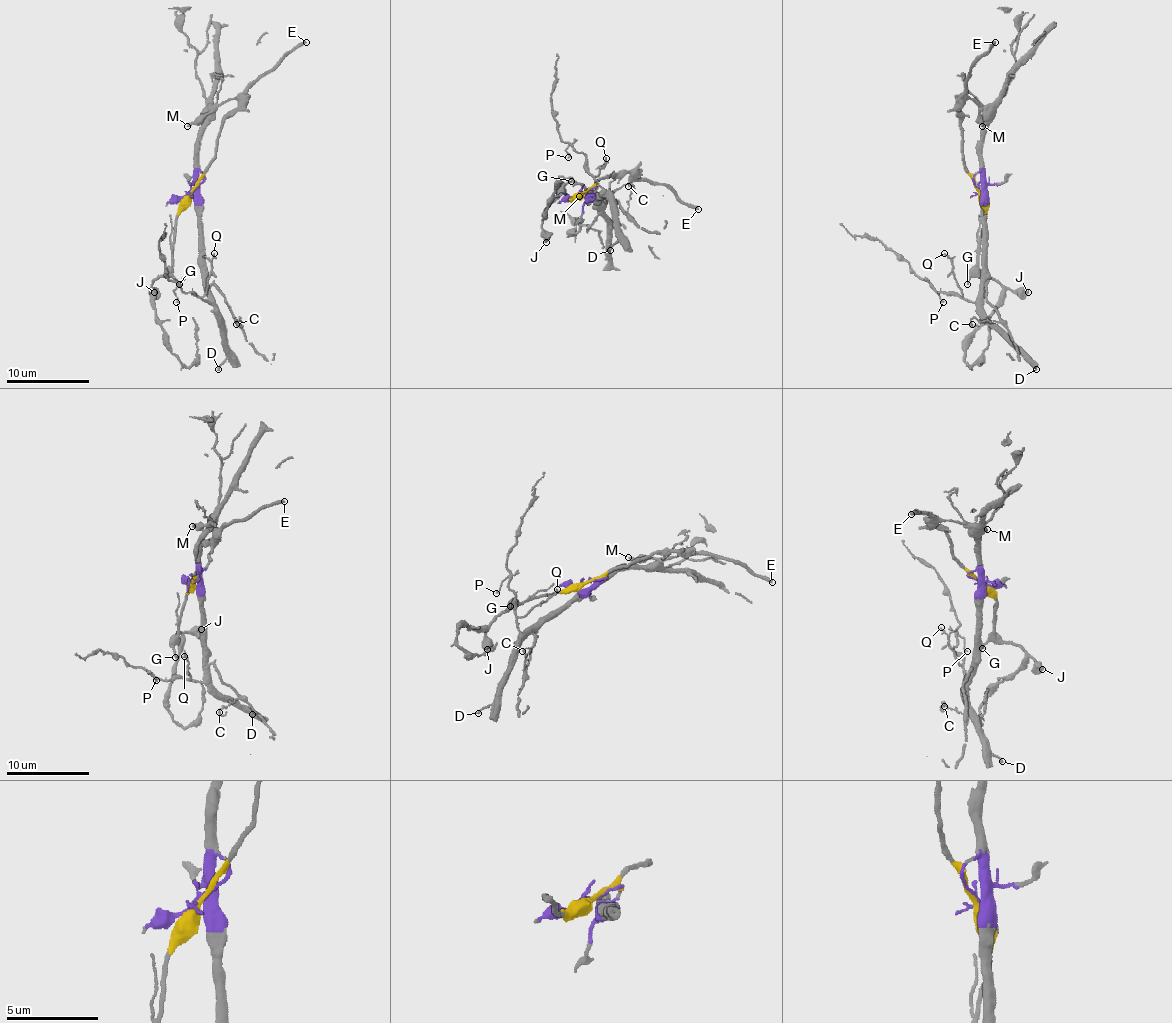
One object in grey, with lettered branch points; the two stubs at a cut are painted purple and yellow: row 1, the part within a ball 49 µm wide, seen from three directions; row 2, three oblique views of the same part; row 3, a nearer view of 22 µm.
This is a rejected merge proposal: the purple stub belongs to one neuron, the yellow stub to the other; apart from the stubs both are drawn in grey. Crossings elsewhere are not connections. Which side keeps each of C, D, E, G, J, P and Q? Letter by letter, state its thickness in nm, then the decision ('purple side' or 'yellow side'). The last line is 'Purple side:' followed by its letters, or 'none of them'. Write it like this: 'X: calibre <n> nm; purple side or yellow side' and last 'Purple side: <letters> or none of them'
C: calibre 120 nm; purple side
D: calibre 170 nm; purple side
E: calibre 320 nm; yellow side
G: calibre 150 nm; yellow side
J: calibre 480 nm; yellow side
P: calibre 100 nm; purple side
Q: calibre 140 nm; purple side
Purple side: C, D, P, Q

